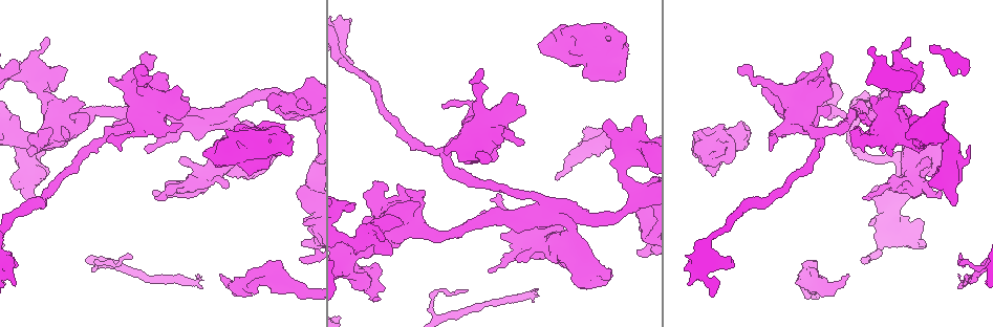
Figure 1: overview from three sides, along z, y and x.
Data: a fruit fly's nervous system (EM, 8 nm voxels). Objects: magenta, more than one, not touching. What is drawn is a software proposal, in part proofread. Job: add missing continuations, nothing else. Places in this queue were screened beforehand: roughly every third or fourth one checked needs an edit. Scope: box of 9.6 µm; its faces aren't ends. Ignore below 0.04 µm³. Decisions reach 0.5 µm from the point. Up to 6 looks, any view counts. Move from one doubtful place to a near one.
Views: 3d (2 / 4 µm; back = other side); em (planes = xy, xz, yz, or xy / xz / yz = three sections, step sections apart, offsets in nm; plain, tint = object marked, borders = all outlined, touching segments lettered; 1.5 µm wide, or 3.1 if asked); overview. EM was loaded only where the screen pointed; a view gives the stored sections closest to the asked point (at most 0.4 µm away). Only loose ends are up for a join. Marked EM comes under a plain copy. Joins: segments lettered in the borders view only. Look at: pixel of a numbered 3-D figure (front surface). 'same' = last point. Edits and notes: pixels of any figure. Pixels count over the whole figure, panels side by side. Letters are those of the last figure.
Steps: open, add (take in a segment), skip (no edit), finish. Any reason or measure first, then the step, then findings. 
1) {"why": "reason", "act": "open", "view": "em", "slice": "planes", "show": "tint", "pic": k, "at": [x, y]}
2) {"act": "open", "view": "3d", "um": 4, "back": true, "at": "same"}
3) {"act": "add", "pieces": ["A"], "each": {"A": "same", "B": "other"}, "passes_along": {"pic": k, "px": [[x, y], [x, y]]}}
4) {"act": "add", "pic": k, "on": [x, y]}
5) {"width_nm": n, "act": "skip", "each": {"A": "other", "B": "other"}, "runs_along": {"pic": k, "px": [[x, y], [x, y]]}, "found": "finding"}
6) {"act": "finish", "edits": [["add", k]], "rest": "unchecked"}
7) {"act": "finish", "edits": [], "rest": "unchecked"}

{"act": "open", "view": "em", "slice": "xz", "step": 8, "show": "borders", "pic": 1, "at": [248, 283]}

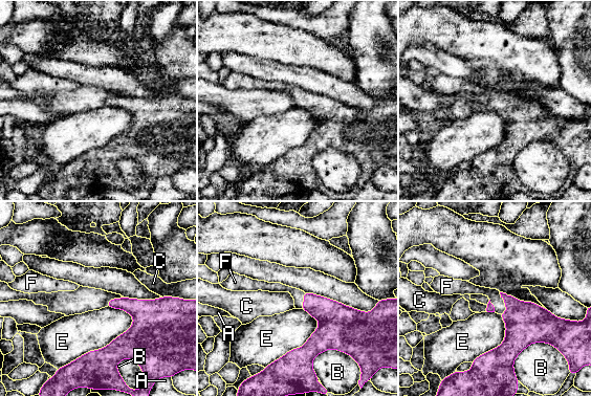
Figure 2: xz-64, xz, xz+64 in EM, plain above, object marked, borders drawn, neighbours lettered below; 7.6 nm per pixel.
{"longest_contact_nm": ["E", 650], "act": "add", "pieces": ["F"], "each": {"A": "other", "B": "other", "C": "other", "E": "other", "F": "same"}, "passes_along": {"pic": 2, "px": [[526, 323], [504, 304], [494, 294]]}, "found": "it goes on there"}

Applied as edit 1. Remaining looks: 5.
{"why": "free end", "act": "open", "view": "3d", "um": 2, "pic": 1, "at": [523, 144]}

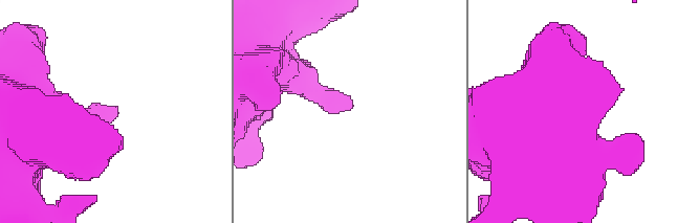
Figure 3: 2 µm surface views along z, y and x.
{"why": "need the tissue", "act": "open", "view": "em", "slice": "xy", "step": 4, "show": "tint", "pic": 3, "at": [351, 107]}

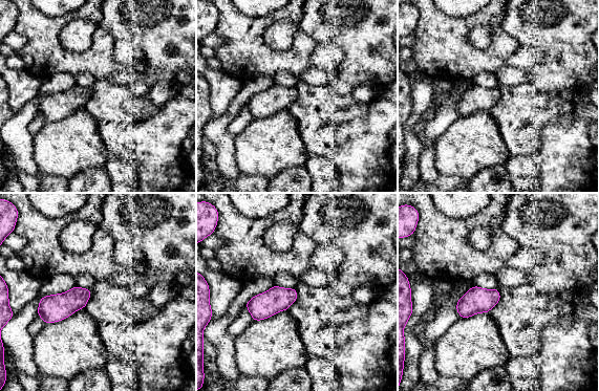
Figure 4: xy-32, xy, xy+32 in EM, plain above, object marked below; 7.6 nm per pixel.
{"why": "another direction", "act": "open", "view": "em", "slice": "yz", "step": 8, "show": "borders", "at": "same"}

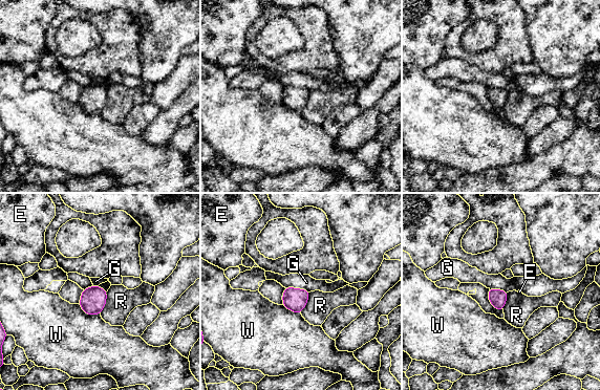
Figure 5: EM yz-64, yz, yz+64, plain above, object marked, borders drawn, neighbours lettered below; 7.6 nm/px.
{"width_nm": 130, "act": "skip", "each": {"E": "other", "G": "other", "R": "other", "W": "other"}, "border": {"pic": 5, "px": [[107, 291], [105, 306], [100, 313]]}, "found": "no lettered segment goes on from it"}

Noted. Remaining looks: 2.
{"act": "finish", "edits": [["add", 2]], "rest": "unchecked"}

